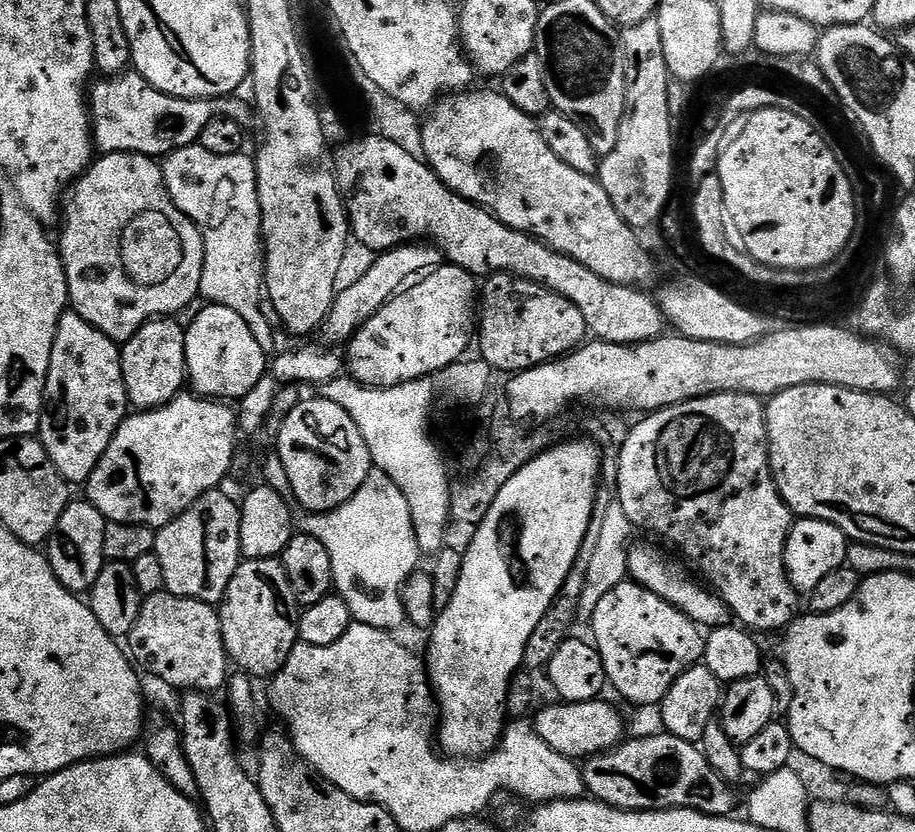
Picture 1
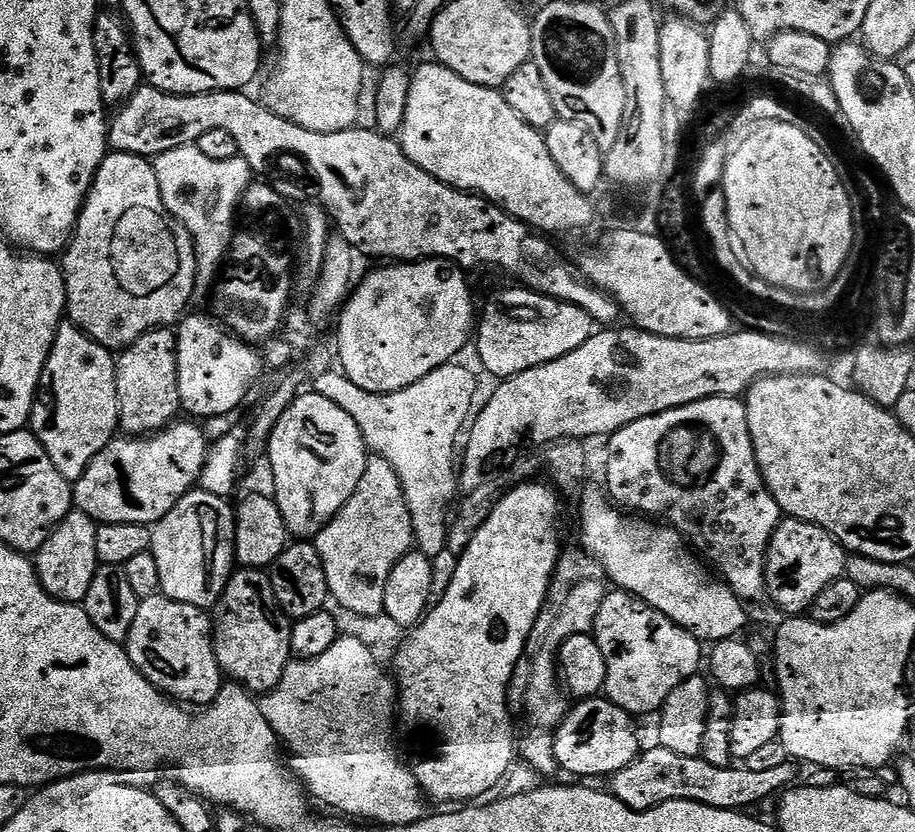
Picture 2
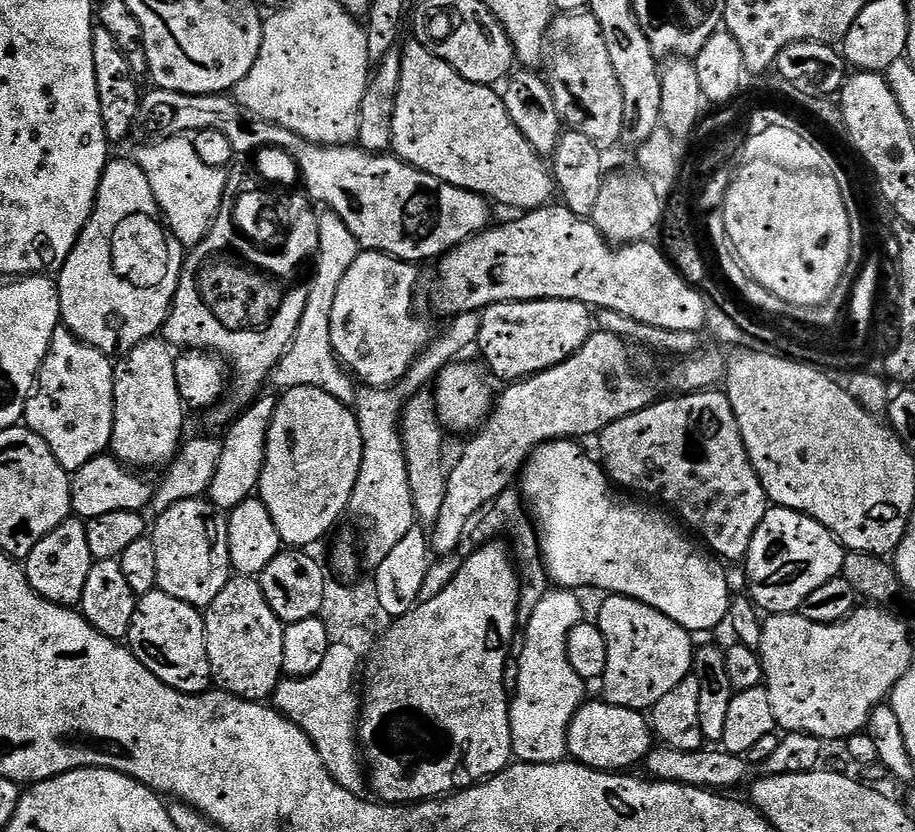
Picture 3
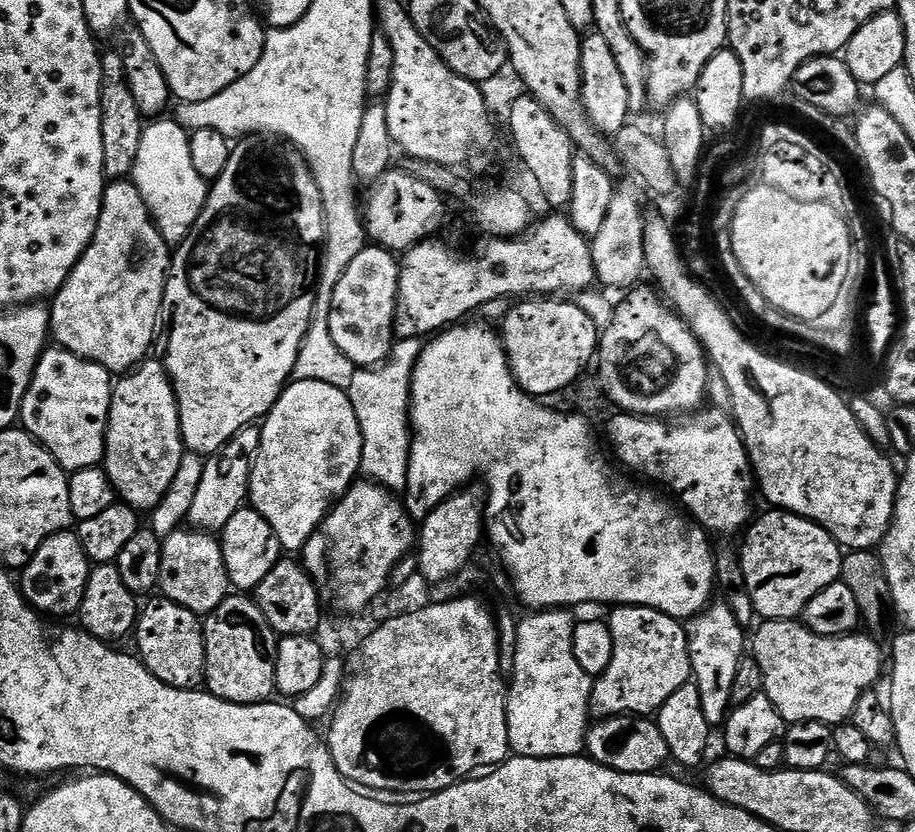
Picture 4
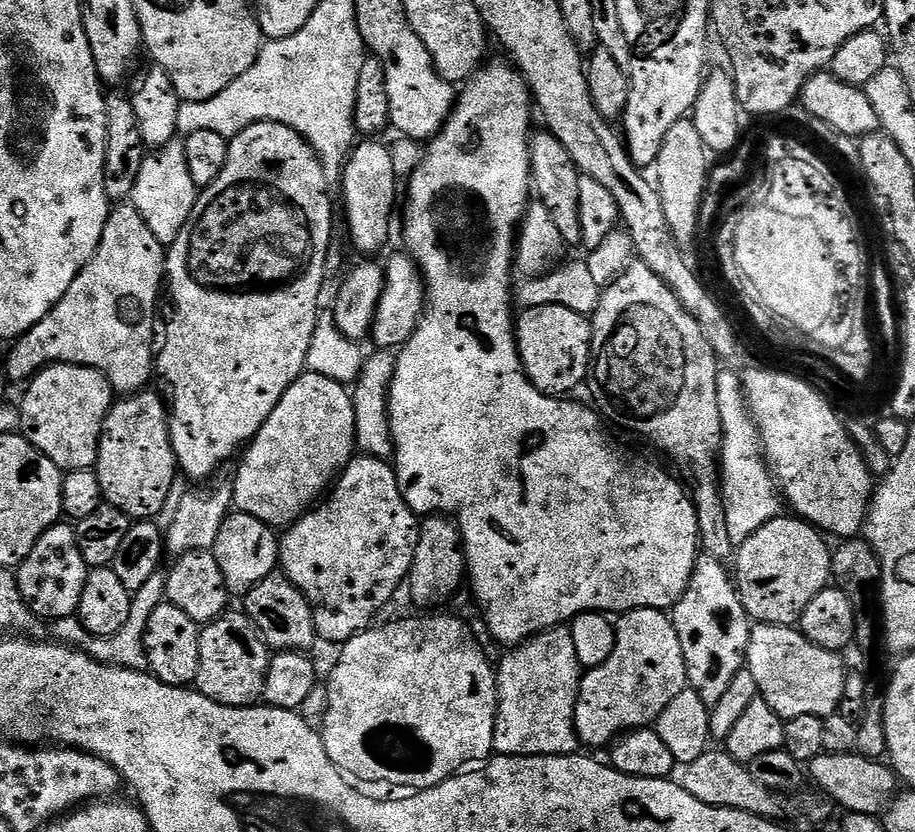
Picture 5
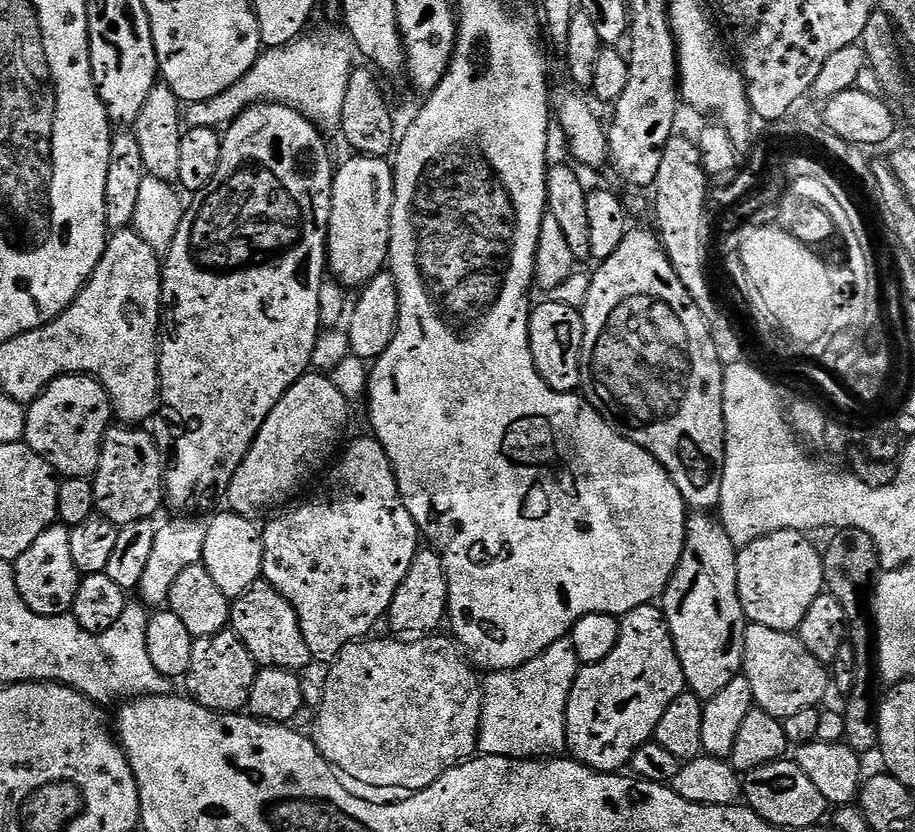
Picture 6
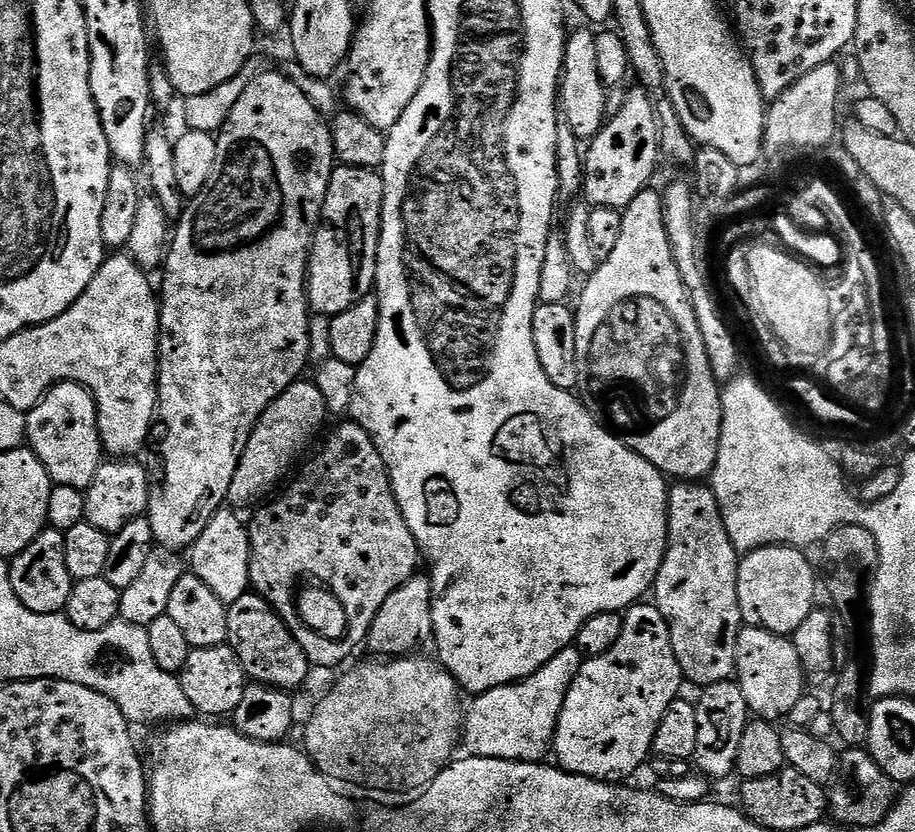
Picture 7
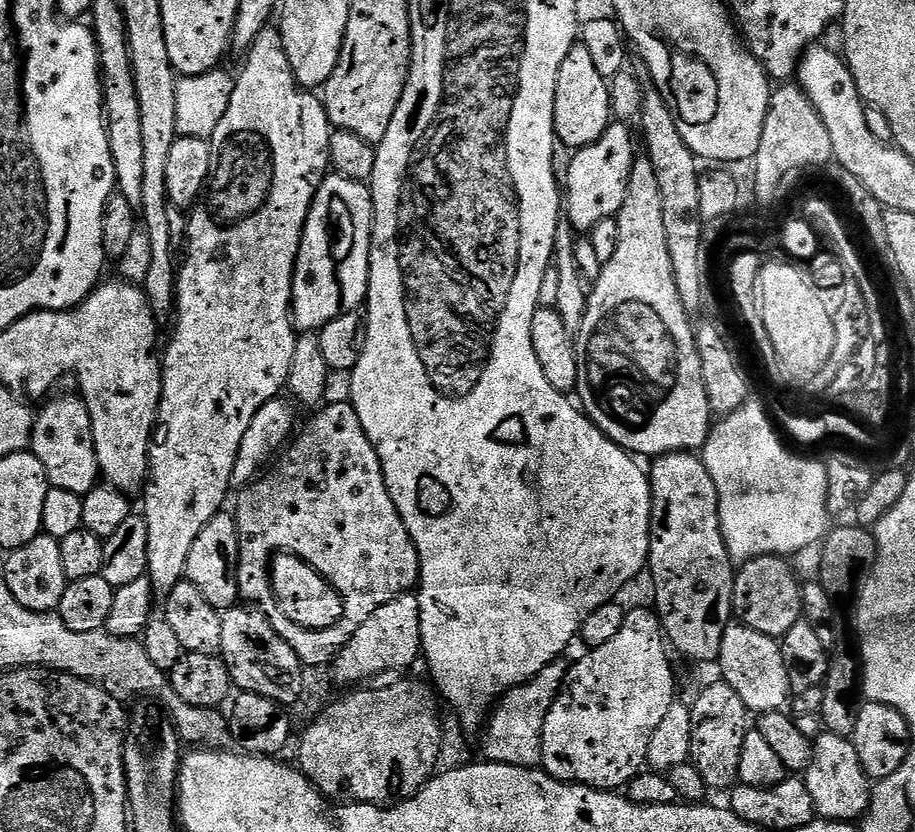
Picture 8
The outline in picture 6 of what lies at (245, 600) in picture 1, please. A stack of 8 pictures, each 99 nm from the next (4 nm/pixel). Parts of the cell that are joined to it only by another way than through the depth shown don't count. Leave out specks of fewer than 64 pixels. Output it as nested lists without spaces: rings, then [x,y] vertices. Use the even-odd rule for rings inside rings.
[[[225,630],[193,643],[190,670],[186,677],[186,692],[191,699],[211,712],[240,714],[248,707],[250,686],[254,686],[257,671],[258,665],[250,650],[246,650],[246,646],[235,632]]]

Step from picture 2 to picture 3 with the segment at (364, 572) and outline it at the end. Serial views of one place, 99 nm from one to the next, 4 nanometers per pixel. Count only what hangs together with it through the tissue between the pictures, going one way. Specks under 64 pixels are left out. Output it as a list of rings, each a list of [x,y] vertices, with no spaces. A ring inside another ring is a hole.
[[[462,312],[455,317],[449,323],[452,325],[424,348],[404,378],[391,390],[368,386],[356,393],[354,411],[356,421],[360,423],[364,453],[358,482],[354,486],[352,500],[348,503],[348,512],[361,516],[368,527],[368,541],[364,546],[372,566],[380,564],[390,550],[409,533],[410,528],[418,524],[408,477],[407,454],[404,452],[404,439],[401,436],[401,409],[417,393],[423,393],[426,388],[424,384],[431,385],[459,357],[456,356],[459,352],[466,351],[471,344],[473,347],[479,341],[480,318],[481,313],[478,312]]]

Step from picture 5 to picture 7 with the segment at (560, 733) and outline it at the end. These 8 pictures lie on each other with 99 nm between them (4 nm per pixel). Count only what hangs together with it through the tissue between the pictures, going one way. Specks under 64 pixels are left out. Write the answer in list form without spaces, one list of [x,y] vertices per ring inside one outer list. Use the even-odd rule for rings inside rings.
[[[573,646],[554,654],[546,666],[525,680],[479,693],[462,716],[462,744],[468,747],[467,755],[527,764],[543,761],[547,757],[544,755],[552,752],[562,702],[566,702],[566,694],[584,662],[585,657]]]

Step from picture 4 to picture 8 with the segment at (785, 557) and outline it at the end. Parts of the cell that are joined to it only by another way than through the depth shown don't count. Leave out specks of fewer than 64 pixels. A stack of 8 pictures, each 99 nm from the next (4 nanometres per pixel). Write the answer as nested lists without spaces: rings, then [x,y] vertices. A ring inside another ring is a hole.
[[[755,556],[753,560],[745,560],[736,572],[736,581],[732,591],[732,611],[735,619],[750,630],[758,630],[758,634],[782,638],[802,618],[804,610],[804,594],[801,581],[796,581],[792,568],[783,556]]]

